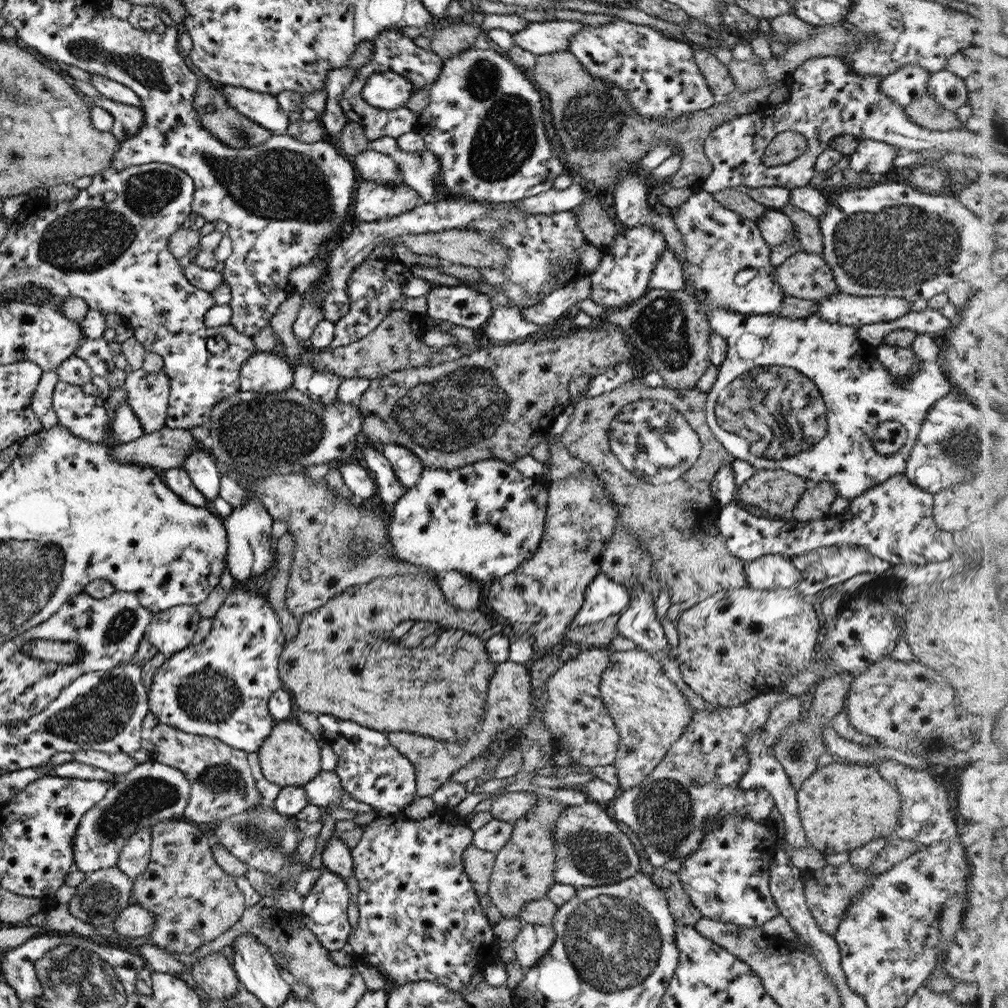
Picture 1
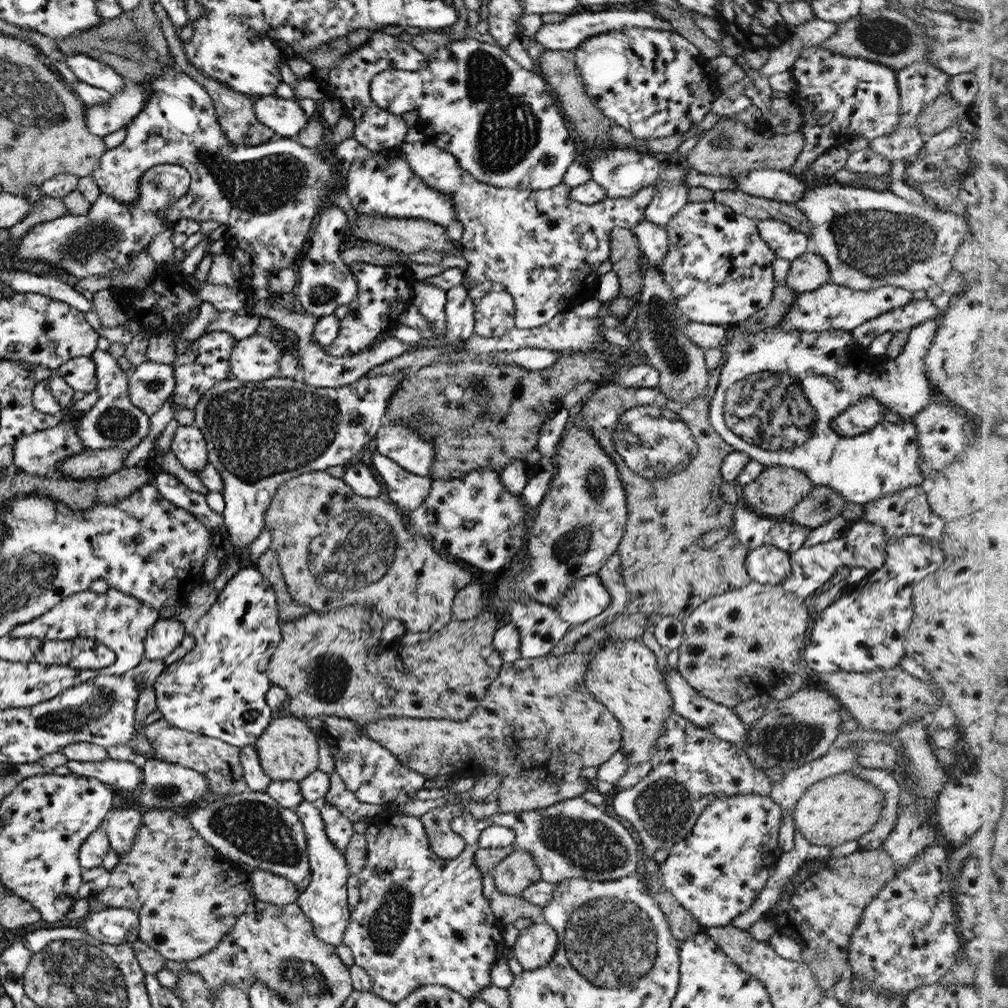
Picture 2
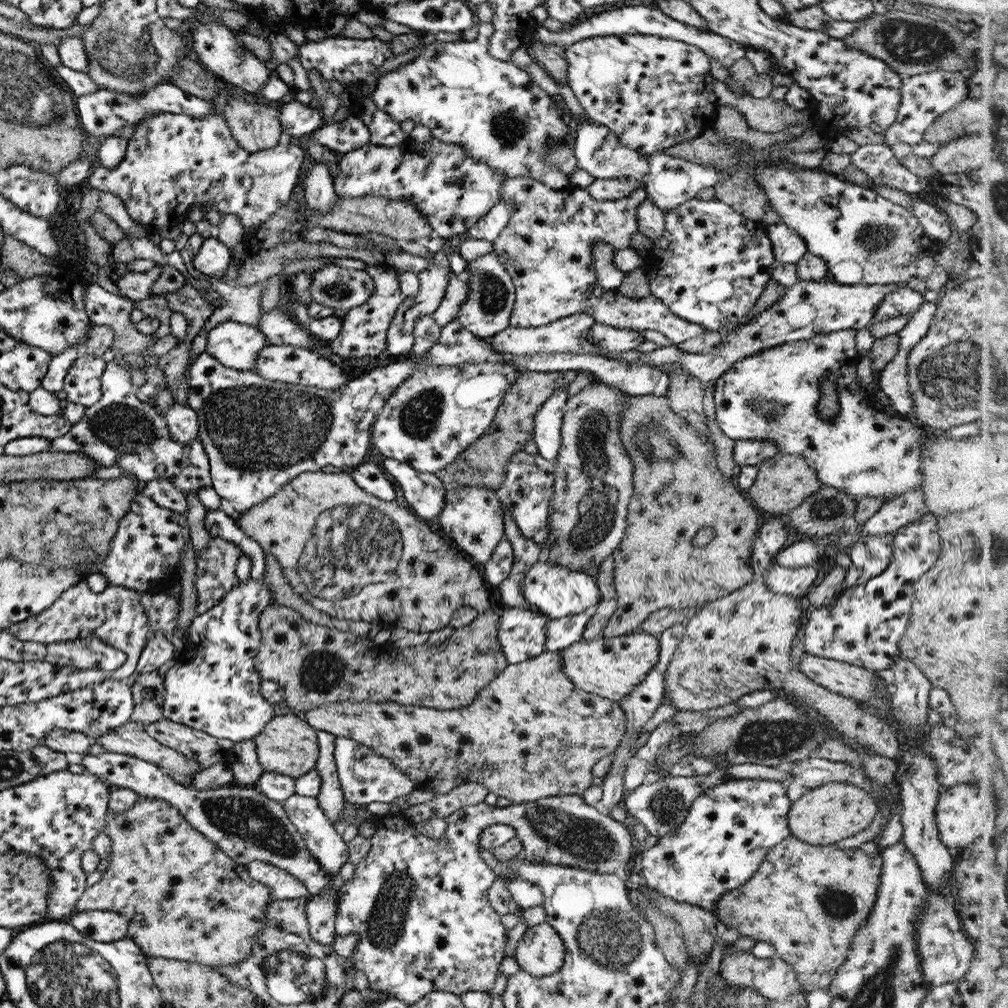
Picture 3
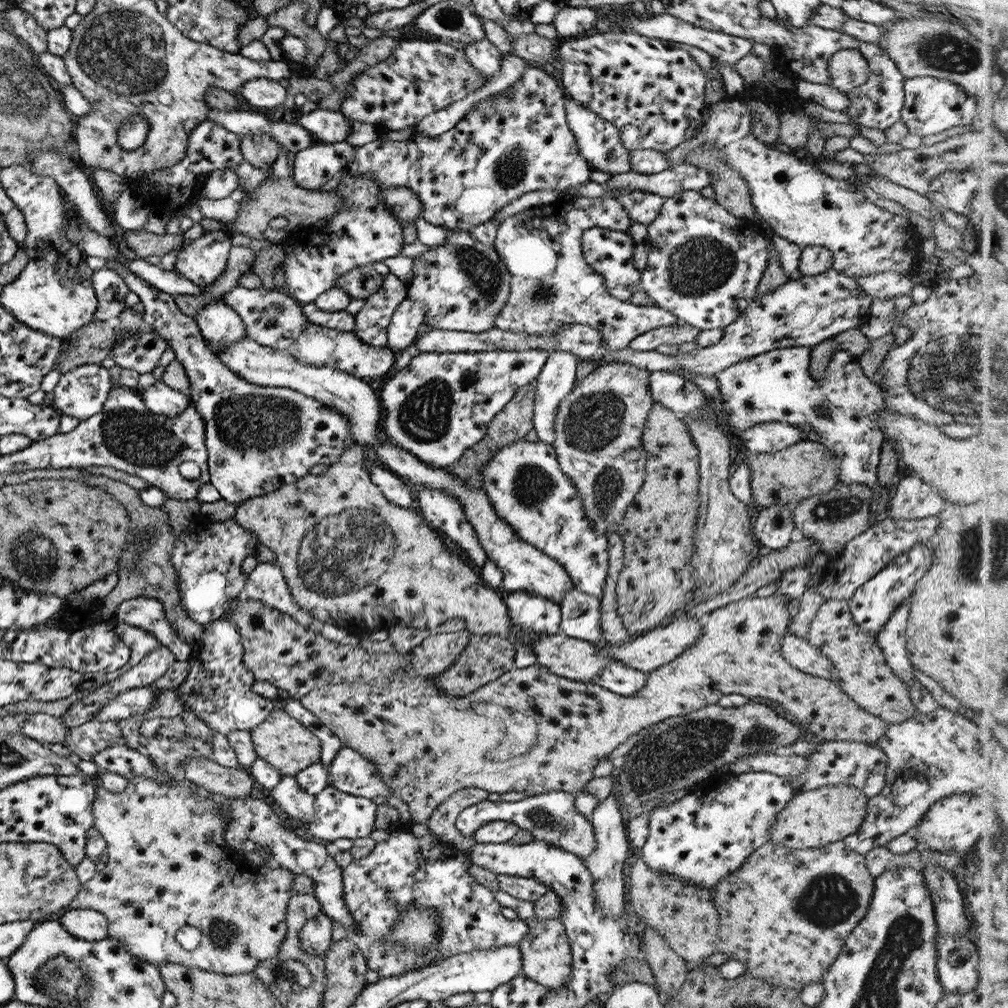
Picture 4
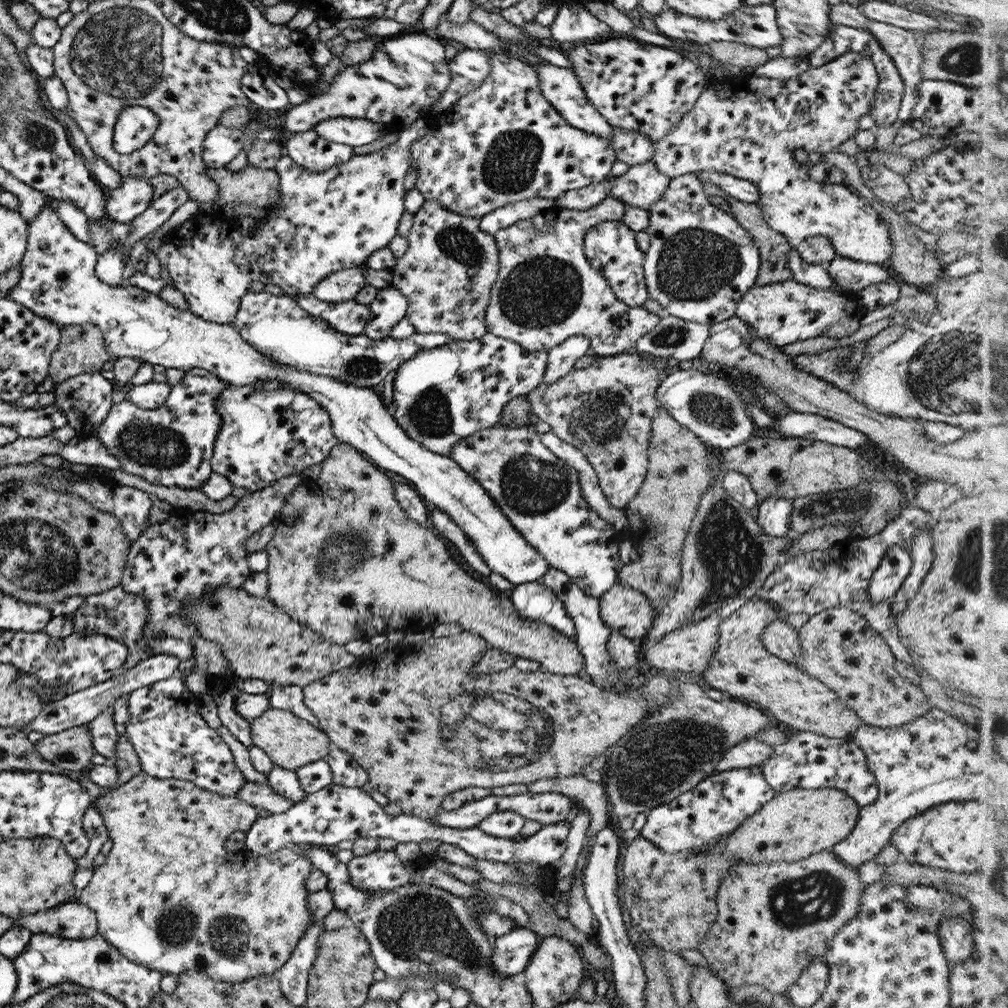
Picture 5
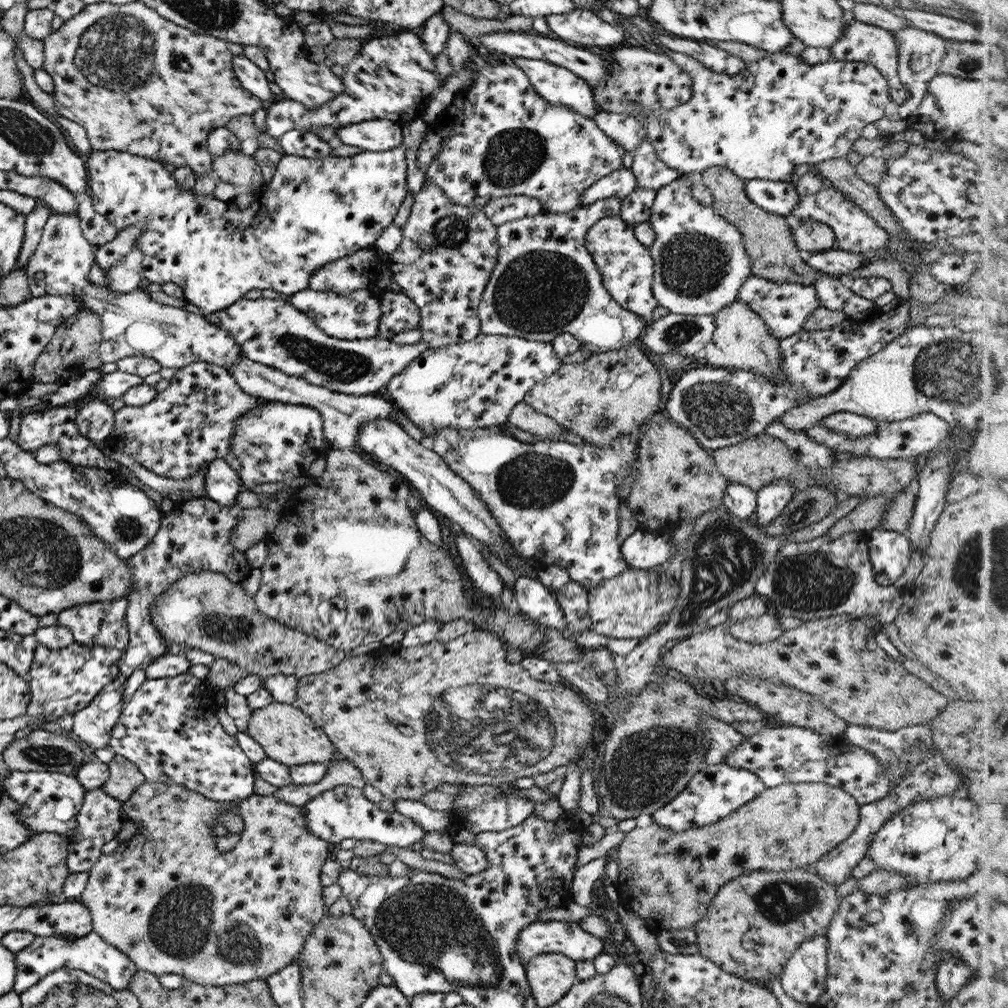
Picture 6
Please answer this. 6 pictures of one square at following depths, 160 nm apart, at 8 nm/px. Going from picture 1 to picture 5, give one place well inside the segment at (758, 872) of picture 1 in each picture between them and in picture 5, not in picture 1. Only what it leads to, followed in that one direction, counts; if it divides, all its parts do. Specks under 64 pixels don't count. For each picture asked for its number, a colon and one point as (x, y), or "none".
2: (715, 873)
3: (728, 829)
4: (702, 837)
5: (694, 821)

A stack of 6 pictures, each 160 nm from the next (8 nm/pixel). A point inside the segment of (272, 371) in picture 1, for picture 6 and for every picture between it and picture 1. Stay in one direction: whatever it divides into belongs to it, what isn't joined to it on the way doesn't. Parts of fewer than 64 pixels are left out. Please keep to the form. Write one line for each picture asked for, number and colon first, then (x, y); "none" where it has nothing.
2: (253, 358)
3: (234, 345)
4: (218, 324)
5: (335, 219)
6: (313, 210)

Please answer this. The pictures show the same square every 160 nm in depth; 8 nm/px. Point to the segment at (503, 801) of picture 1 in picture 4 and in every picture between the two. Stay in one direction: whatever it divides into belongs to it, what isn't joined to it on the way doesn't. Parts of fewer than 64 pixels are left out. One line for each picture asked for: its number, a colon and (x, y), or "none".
2: (535, 711)
3: (531, 733)
4: (425, 745)

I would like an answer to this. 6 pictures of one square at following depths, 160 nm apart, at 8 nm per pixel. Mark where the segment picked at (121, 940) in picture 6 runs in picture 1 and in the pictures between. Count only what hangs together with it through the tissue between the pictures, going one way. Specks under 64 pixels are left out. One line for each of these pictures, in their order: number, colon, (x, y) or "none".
1: (192, 901)
2: (187, 896)
3: (183, 899)
4: (168, 866)
5: (168, 897)

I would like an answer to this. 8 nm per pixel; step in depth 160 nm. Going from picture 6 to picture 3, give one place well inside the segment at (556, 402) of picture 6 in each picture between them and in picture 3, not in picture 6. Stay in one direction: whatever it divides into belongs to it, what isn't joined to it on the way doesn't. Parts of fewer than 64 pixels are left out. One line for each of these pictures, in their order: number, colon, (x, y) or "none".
3: (592, 485)
4: (598, 426)
5: (605, 410)

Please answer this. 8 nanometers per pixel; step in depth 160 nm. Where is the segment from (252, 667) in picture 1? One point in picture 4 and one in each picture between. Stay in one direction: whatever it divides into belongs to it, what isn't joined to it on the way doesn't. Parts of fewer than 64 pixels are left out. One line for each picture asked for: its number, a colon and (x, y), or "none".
2: (217, 689)
3: (214, 687)
4: (217, 690)

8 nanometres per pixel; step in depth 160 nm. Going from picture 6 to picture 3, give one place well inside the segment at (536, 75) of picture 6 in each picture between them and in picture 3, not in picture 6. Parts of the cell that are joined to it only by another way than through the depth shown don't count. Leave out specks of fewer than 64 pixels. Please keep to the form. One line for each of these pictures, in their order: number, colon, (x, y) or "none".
3: (596, 149)
4: (597, 141)
5: (560, 87)

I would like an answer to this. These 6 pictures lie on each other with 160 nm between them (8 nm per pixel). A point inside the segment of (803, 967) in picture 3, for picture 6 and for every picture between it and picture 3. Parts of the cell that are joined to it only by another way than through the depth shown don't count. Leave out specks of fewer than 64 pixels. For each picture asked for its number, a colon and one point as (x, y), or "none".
4: (785, 913)
5: (773, 919)
6: (754, 922)

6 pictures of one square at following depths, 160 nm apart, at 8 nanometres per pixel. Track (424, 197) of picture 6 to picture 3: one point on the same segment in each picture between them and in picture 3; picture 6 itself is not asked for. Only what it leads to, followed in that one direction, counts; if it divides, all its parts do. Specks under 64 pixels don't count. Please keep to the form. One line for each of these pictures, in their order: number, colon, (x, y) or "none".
3: (490, 292)
4: (463, 284)
5: (445, 275)

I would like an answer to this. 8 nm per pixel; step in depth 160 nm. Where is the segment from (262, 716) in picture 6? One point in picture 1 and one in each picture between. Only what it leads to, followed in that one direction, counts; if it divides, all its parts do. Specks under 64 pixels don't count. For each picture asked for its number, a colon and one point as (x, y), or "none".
1: (289, 756)
2: (287, 750)
3: (287, 746)
4: (288, 747)
5: (289, 743)

